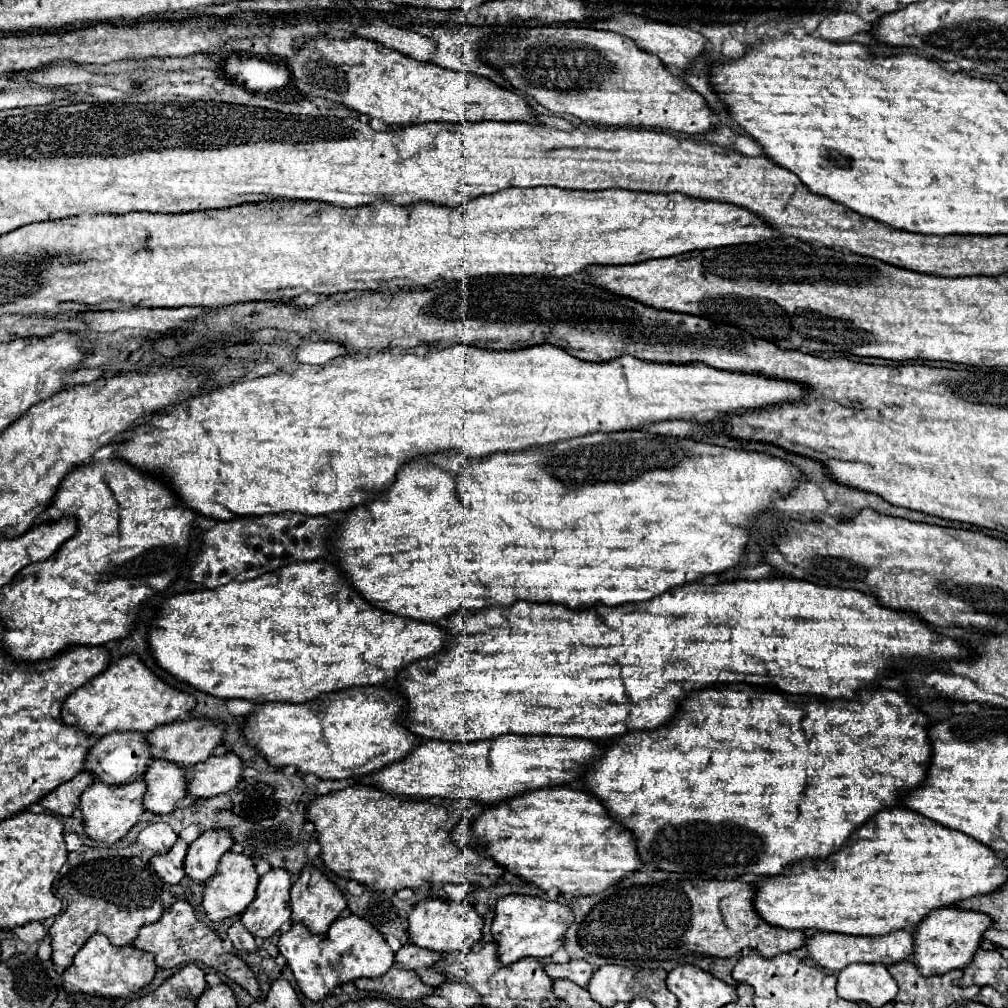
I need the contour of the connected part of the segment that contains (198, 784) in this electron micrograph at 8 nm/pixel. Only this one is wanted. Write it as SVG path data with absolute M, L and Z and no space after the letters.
M223 754L223 756L209 756L209 760L199 762L187 770L187 794L195 798L213 798L217 794L229 792L231 786L235 786L241 780L243 762L235 754Z

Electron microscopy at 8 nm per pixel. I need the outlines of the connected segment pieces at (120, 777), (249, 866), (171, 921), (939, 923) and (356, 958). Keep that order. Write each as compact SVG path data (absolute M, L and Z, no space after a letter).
M111 732L107 736L97 738L93 748L89 748L85 758L85 770L93 772L93 776L105 784L129 784L145 774L147 762L151 762L151 756L149 756L149 744L145 742L145 734Z
M227 852L219 866L217 866L217 872L207 880L205 884L205 892L203 892L203 908L205 908L205 914L209 920L213 922L219 922L219 920L225 920L229 916L235 916L235 914L241 914L247 904L255 898L255 888L259 884L259 876L255 872L255 862L251 860L251 856L243 856L243 854L233 854L233 852Z
M179 900L171 908L167 908L163 912L163 916L161 916L159 922L149 924L149 926L143 926L139 930L139 936L135 938L133 946L139 948L139 950L145 950L145 952L155 954L155 962L157 962L159 968L177 968L177 966L183 966L183 964L201 962L201 964L205 964L205 966L209 966L209 968L225 974L229 980L237 982L253 998L259 998L261 996L259 984L257 984L253 972L249 970L249 966L239 956L223 950L221 938L209 926L205 926L203 922L199 922L195 918L193 906L189 902L185 902L185 900Z
M941 908L937 912L931 912L921 922L921 928L917 928L917 932L913 934L913 944L915 944L913 964L923 976L935 976L957 968L965 968L973 960L973 954L977 952L985 930L991 928L989 924L993 922L987 914L973 912L973 910Z
M353 914L337 918L325 936L309 932L303 924L291 924L291 930L279 938L279 952L287 960L301 992L313 1002L327 998L335 986L357 978L383 976L393 966L393 950L385 942L383 934L367 920Z

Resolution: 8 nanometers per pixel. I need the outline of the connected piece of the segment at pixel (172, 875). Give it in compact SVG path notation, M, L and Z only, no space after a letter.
M179 838L167 854L157 854L157 856L153 856L149 860L149 864L153 866L153 870L157 872L157 876L165 884L179 884L179 880L185 876L185 872L183 872L183 860L185 860L187 848L189 848L189 844Z

